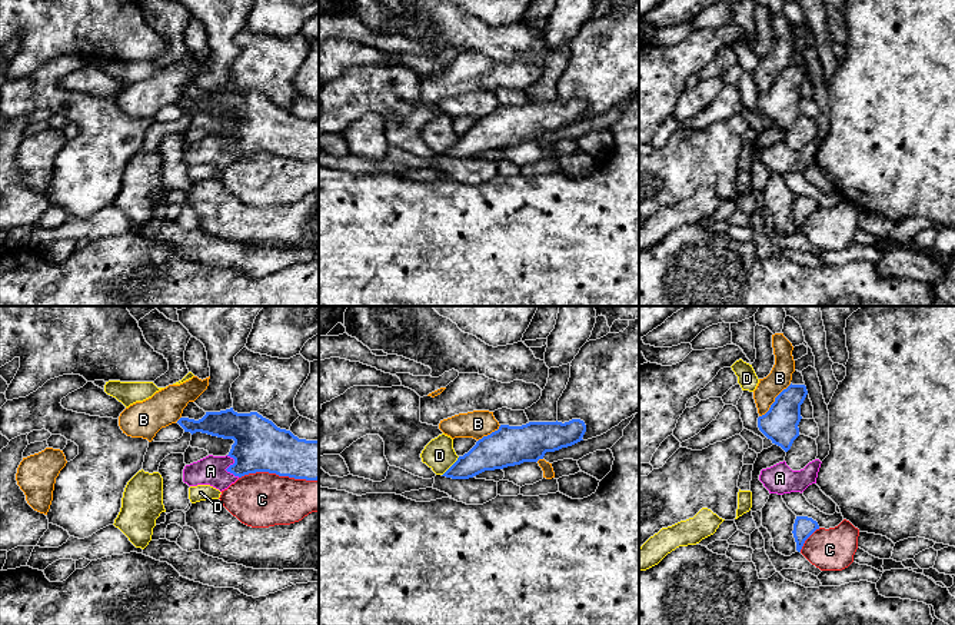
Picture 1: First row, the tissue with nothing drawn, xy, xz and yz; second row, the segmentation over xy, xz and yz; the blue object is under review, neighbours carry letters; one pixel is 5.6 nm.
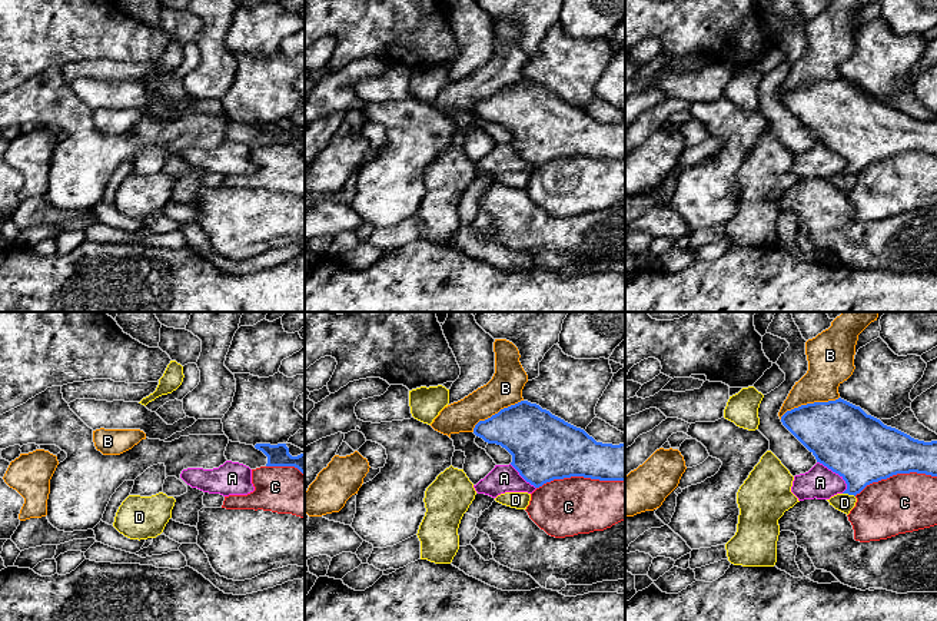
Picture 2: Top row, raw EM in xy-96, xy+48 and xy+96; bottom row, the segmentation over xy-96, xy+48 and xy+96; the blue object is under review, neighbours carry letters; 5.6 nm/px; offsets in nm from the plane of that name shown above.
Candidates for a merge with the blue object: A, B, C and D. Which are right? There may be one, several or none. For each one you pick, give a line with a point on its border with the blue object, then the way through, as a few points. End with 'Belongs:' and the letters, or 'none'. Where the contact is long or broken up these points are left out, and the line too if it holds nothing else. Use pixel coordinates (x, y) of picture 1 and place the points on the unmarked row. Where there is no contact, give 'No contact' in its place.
Belongs: none

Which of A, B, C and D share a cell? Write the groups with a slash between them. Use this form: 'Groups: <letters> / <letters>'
Groups: A / B / C / D

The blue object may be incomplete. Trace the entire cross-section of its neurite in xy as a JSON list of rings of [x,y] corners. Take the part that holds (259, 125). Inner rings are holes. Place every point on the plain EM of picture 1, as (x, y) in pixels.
[[[230,87],[206,92],[199,100],[180,97],[177,103],[192,114],[202,112],[233,119],[227,136],[234,143],[226,150],[234,156],[269,152],[295,159],[319,159],[319,120],[299,119],[257,92],[237,93]]]

